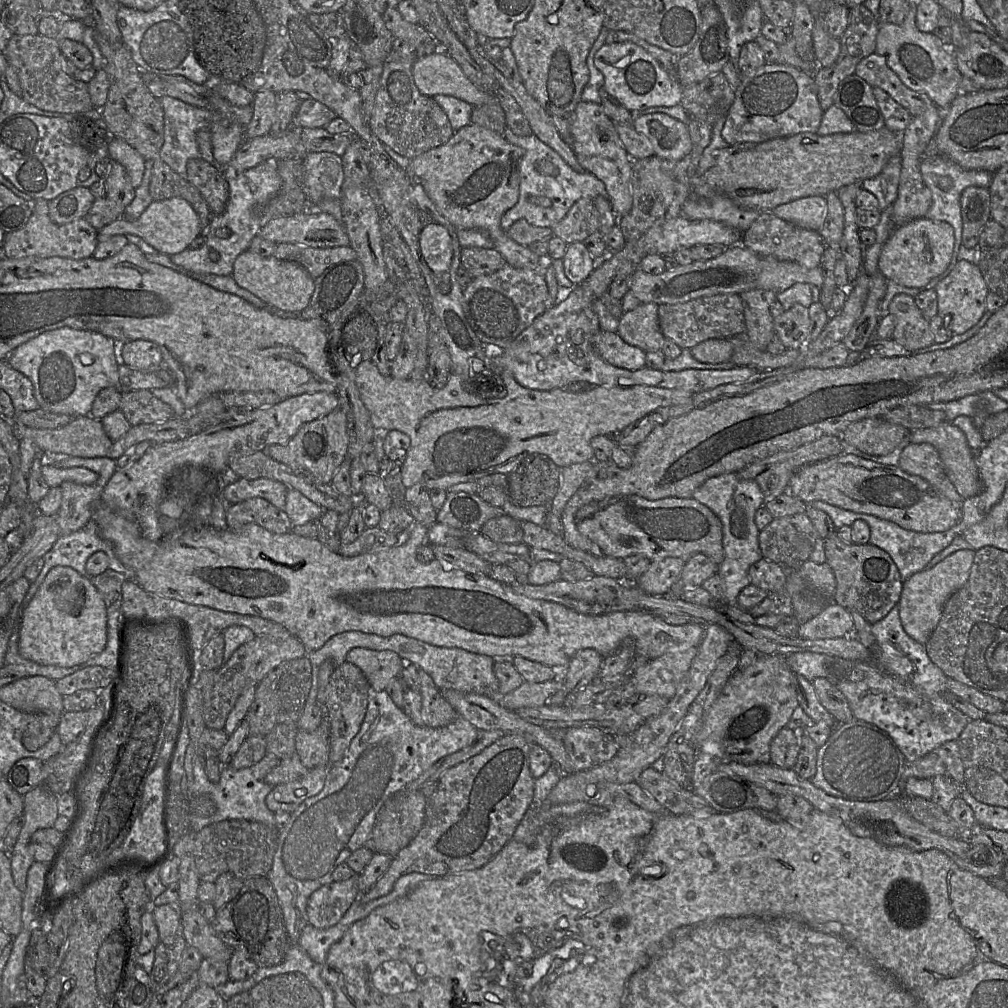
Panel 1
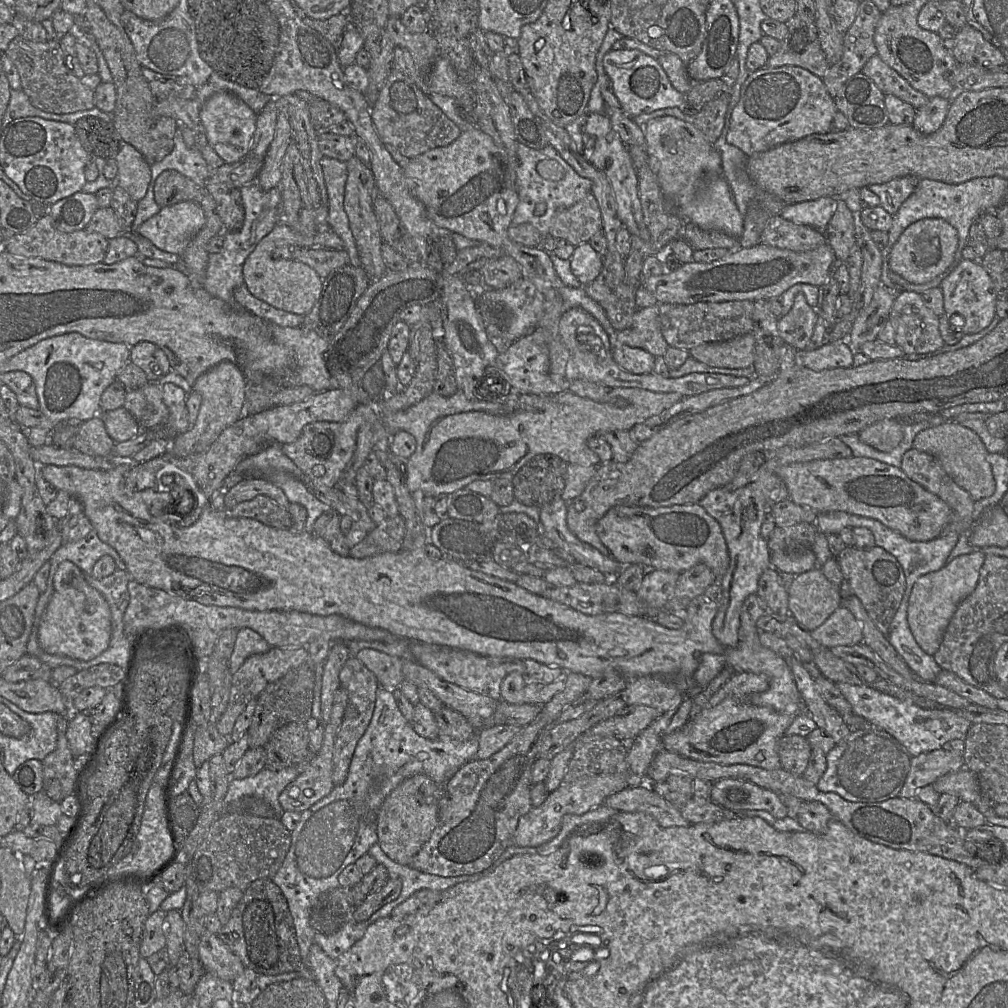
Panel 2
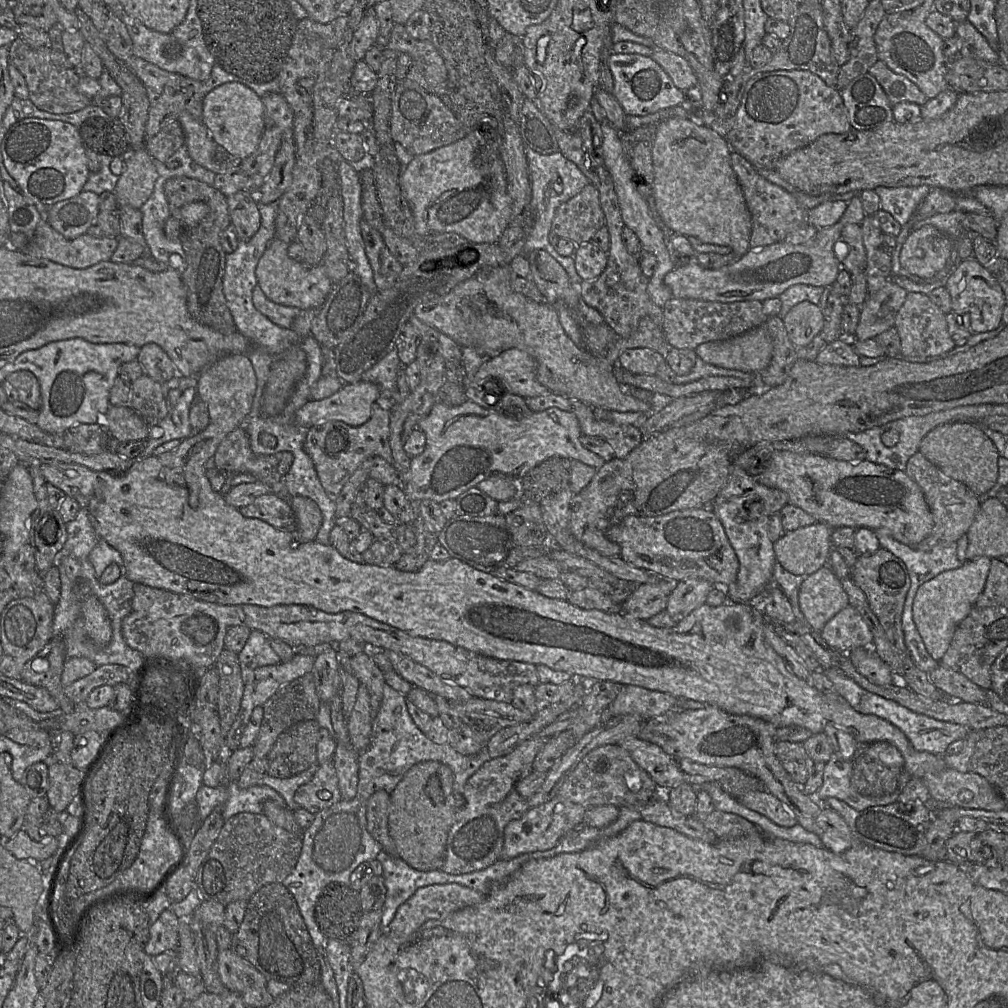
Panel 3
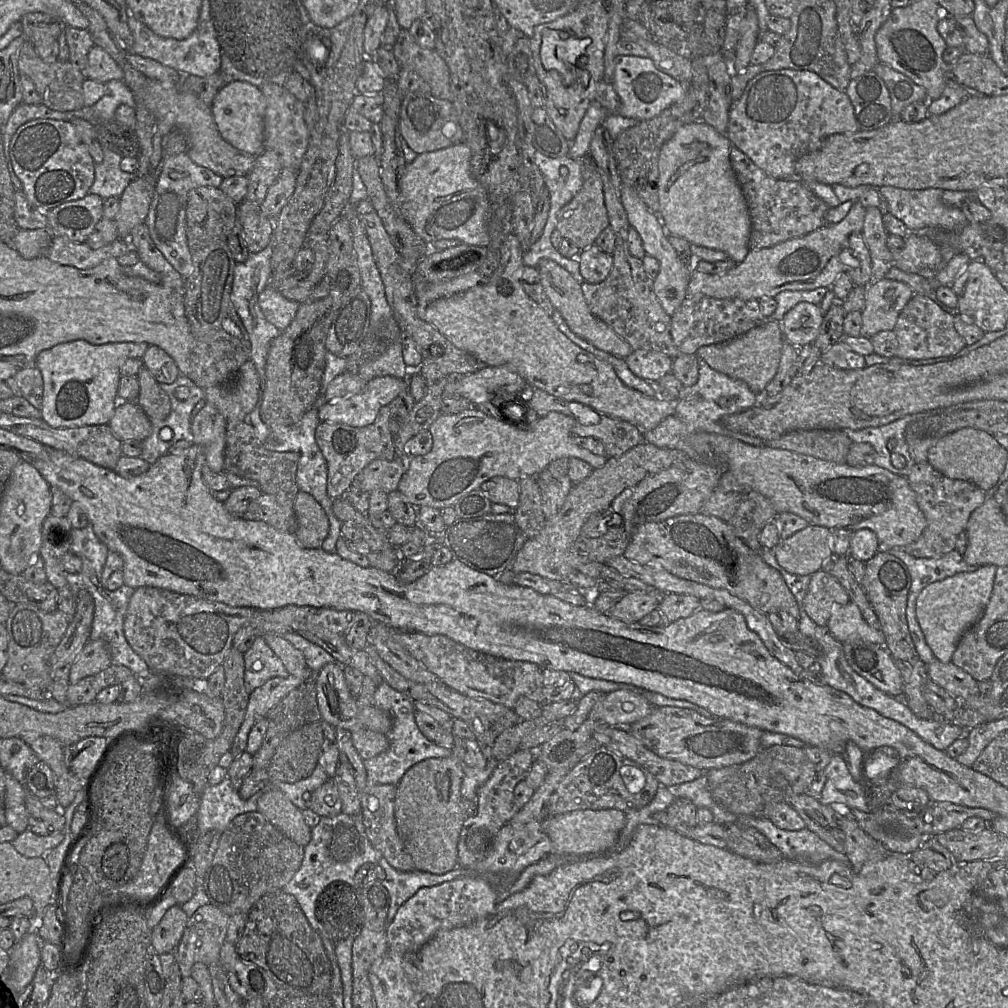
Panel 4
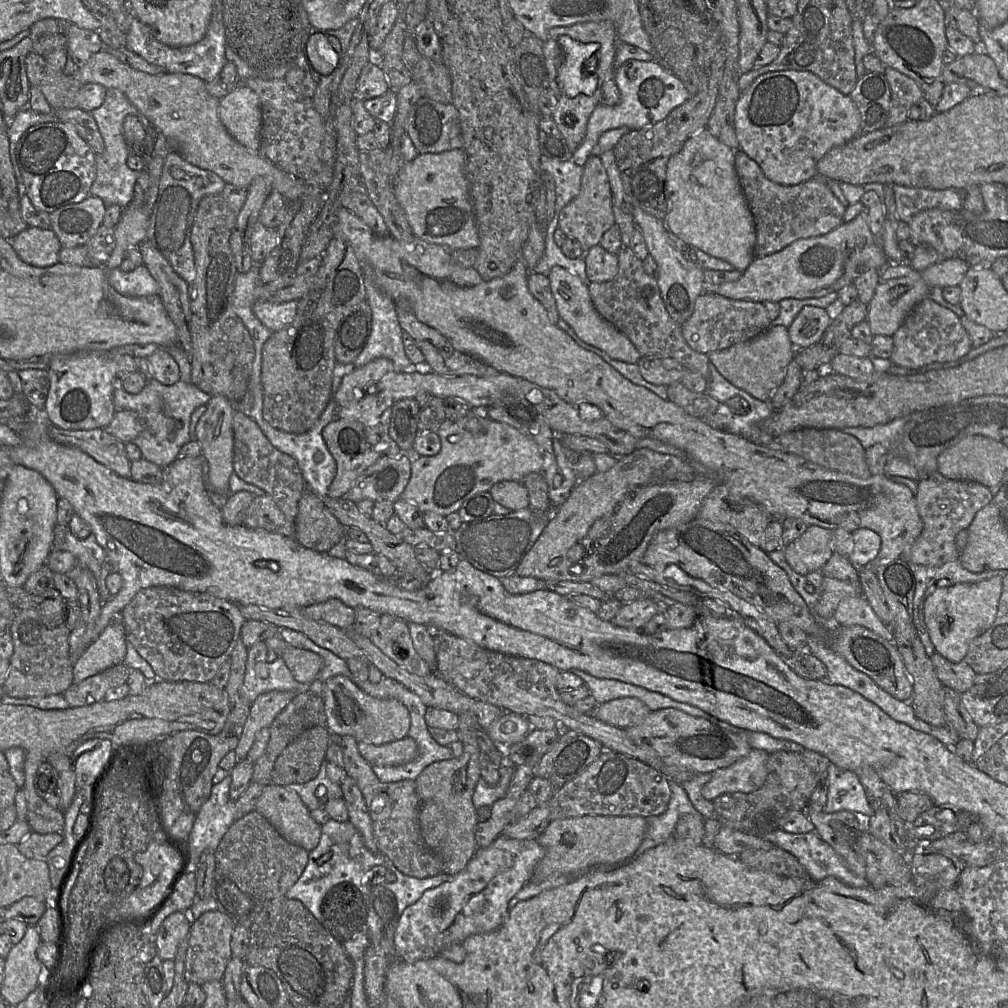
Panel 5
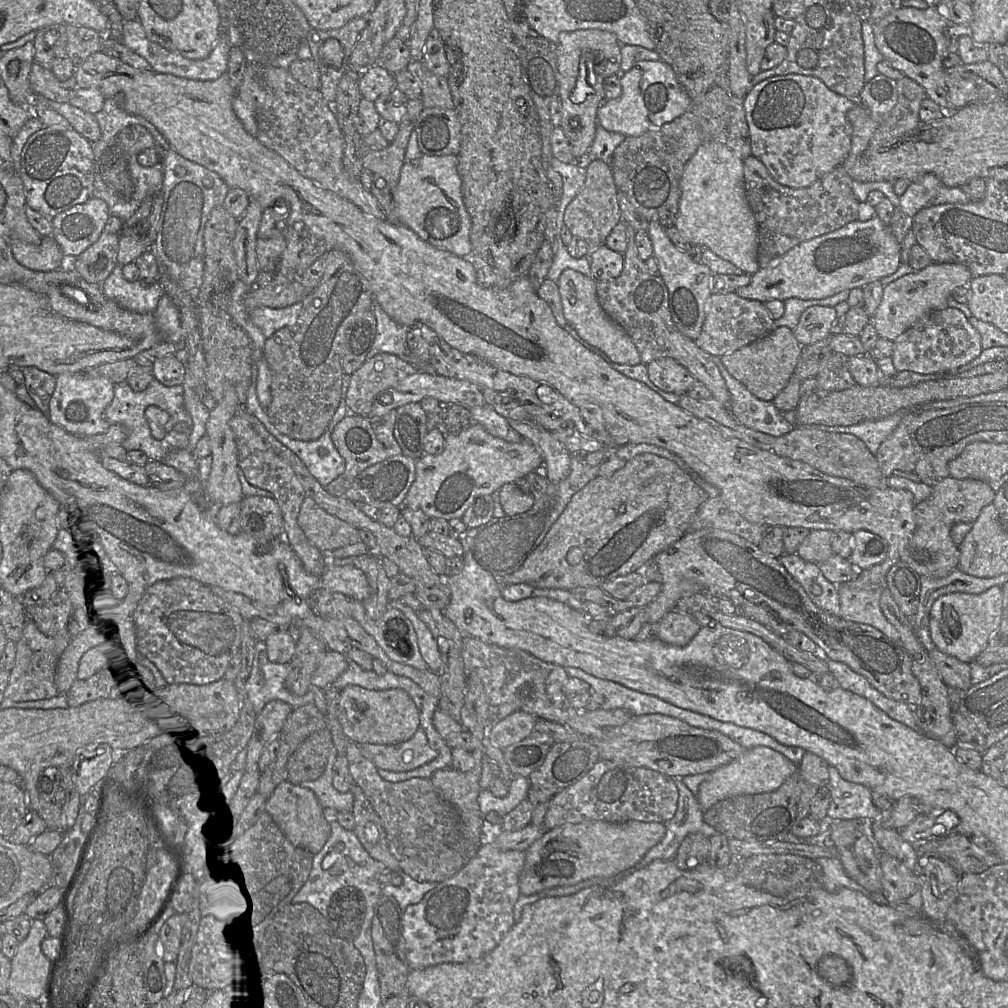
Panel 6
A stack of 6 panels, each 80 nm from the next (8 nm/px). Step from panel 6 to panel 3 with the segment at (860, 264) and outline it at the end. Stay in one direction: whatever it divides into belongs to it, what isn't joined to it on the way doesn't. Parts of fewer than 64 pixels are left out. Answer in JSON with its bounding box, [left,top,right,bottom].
[664,194,865,303]

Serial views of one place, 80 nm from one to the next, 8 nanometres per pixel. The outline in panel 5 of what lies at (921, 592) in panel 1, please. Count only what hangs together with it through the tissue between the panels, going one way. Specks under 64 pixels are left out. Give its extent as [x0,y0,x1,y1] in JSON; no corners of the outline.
[923,576,1002,663]

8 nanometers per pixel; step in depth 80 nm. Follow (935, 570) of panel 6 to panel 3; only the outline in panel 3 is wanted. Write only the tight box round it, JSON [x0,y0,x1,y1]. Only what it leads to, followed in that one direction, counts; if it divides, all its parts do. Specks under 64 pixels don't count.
[904,452,981,551]

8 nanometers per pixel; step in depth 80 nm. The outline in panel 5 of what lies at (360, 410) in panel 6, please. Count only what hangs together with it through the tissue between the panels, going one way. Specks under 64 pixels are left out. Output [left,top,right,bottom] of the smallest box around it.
[332,358,396,405]

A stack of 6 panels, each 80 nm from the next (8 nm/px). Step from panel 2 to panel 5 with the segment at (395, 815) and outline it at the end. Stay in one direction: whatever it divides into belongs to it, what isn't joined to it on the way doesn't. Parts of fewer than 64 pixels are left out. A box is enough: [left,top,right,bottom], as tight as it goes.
[414,712,481,875]

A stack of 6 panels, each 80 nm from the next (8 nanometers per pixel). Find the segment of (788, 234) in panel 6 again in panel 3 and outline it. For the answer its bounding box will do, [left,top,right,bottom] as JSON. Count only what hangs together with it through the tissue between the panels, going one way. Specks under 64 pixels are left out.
[730,146,809,250]

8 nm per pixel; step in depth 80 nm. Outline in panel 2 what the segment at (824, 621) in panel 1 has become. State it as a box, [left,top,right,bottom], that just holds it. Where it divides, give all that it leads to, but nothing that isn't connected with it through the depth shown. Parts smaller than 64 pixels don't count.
[810,604,863,648]

